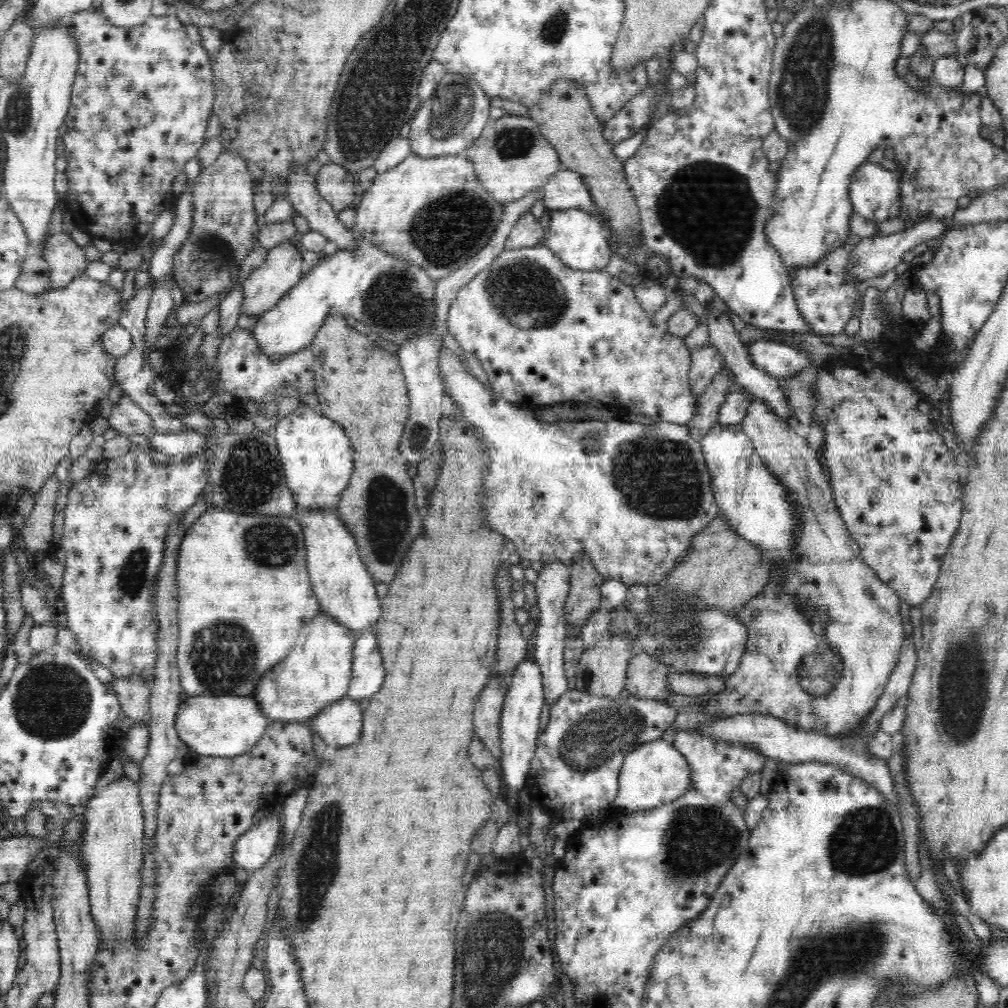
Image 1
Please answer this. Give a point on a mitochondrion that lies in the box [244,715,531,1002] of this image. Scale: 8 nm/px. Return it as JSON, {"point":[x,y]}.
{"point":[319,848]}

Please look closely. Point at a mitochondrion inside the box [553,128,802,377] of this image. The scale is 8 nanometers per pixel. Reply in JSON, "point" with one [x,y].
{"point":[710,210]}

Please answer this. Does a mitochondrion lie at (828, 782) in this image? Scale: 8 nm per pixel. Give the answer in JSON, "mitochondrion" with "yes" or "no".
{"mitochondrion":"no"}

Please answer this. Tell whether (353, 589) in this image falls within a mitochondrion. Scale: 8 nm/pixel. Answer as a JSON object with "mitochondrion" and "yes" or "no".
{"mitochondrion":"no"}

